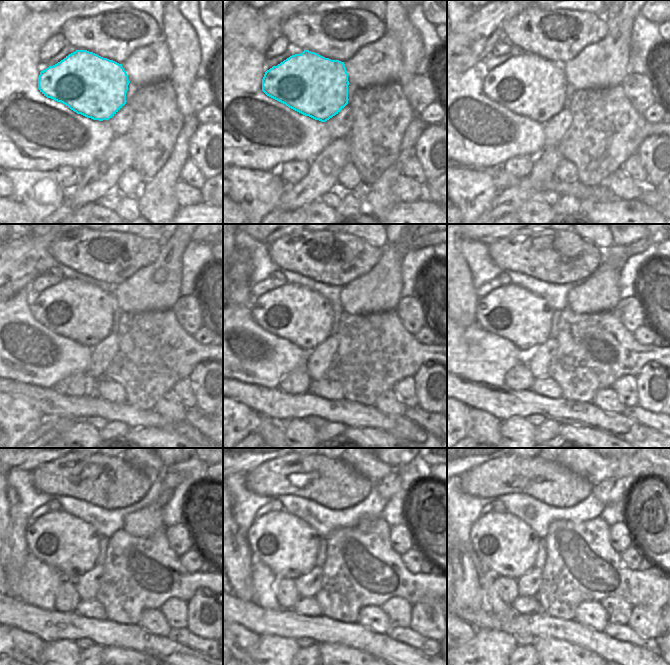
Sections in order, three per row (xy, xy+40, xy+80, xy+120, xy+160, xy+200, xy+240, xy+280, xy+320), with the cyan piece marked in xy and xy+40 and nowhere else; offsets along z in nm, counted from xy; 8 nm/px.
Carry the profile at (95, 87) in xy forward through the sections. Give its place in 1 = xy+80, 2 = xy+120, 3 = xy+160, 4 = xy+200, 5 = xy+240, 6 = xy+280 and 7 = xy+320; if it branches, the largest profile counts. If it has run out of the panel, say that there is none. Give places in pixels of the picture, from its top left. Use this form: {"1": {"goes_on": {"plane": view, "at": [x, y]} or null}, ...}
{"1": {"goes_on": {"plane": "xy+80", "at": [528, 85]}}, "2": {"goes_on": {"plane": "xy+120", "at": [84, 313]}}, "3": {"goes_on": {"plane": "xy+160", "at": [293, 312]}}, "4": {"goes_on": {"plane": "xy+200", "at": [511, 312]}}, "5": {"goes_on": {"plane": "xy+240", "at": [68, 544]}}, "6": {"goes_on": {"plane": "xy+280", "at": [286, 544]}}, "7": {"goes_on": {"plane": "xy+320", "at": [507, 546]}}}

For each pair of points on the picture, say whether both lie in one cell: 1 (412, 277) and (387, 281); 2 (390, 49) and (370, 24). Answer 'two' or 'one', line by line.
1: two
2: two

